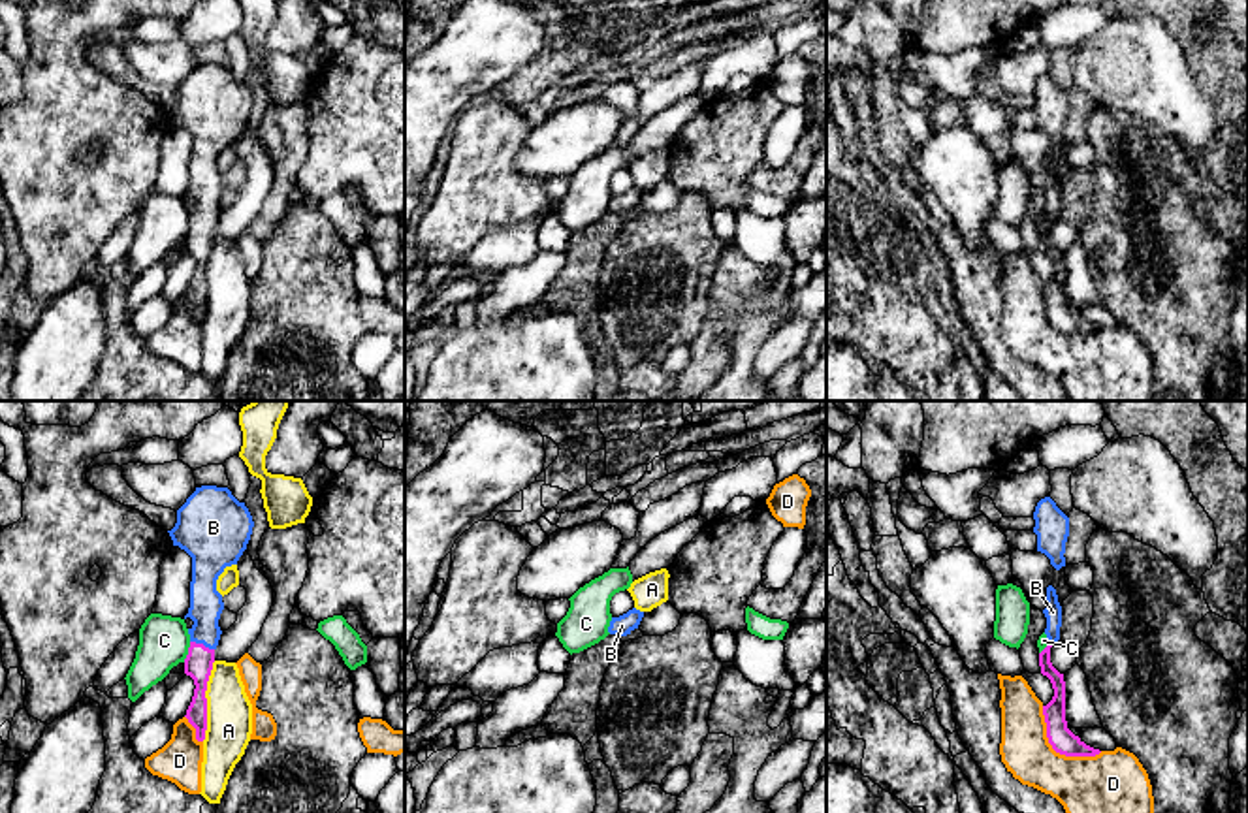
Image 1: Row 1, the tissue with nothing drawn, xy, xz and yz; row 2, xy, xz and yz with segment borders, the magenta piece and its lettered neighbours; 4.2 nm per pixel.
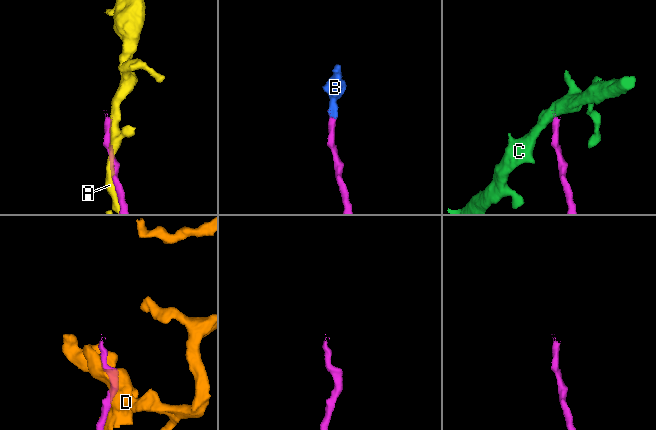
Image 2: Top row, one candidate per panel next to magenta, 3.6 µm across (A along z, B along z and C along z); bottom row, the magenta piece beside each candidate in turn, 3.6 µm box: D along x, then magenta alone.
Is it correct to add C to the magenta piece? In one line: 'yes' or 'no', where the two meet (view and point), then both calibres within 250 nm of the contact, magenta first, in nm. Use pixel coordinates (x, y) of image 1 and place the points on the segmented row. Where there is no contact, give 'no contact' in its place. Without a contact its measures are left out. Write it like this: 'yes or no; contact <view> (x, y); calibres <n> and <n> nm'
no; contact xy (189, 652); calibres 120 and 220 nm

